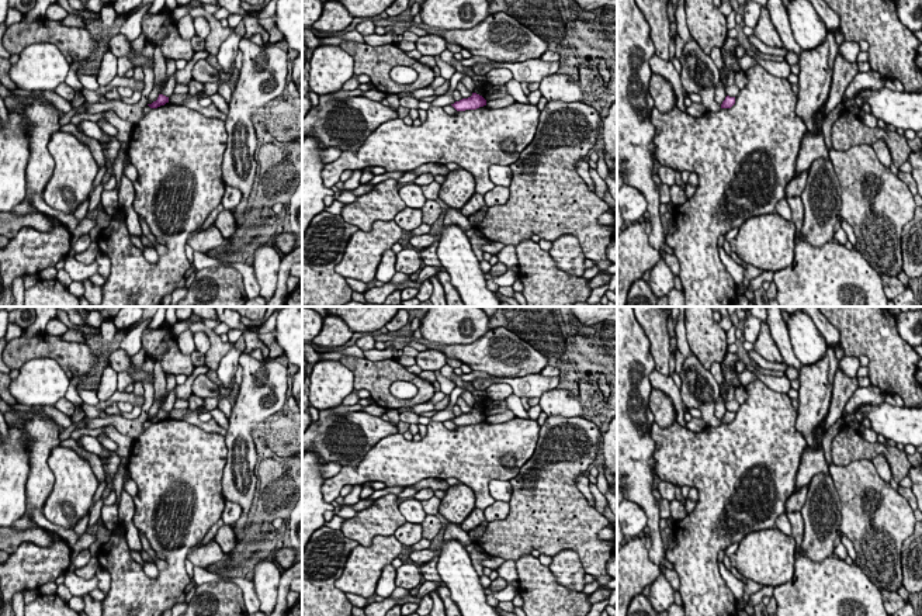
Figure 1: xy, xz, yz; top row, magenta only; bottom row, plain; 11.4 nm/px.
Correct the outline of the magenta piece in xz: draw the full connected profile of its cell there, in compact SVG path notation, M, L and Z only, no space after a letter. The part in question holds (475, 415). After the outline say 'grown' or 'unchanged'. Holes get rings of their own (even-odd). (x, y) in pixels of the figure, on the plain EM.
M472 408L471 412L468 413L462 413L460 416L455 416L454 419L451 419L457 426L465 426L465 425L476 425L479 422L483 422L486 421L486 415L476 409L476 408Z; unchanged

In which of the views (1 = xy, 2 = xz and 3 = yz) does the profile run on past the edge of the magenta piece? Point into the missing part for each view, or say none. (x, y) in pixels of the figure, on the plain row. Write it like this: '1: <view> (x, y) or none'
1: none
2: none
3: none

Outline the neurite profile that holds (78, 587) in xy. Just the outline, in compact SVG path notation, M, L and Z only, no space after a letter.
M67 571L66 574L63 574L63 577L65 577L63 584L67 586L72 596L84 596L90 593L93 589L96 589L98 585L98 579L96 575L93 579L83 579L77 577L74 572Z

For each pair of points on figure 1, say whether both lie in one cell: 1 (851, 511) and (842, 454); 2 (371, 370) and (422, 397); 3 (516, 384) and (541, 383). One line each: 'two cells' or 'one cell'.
1: two cells
2: one cell
3: one cell

